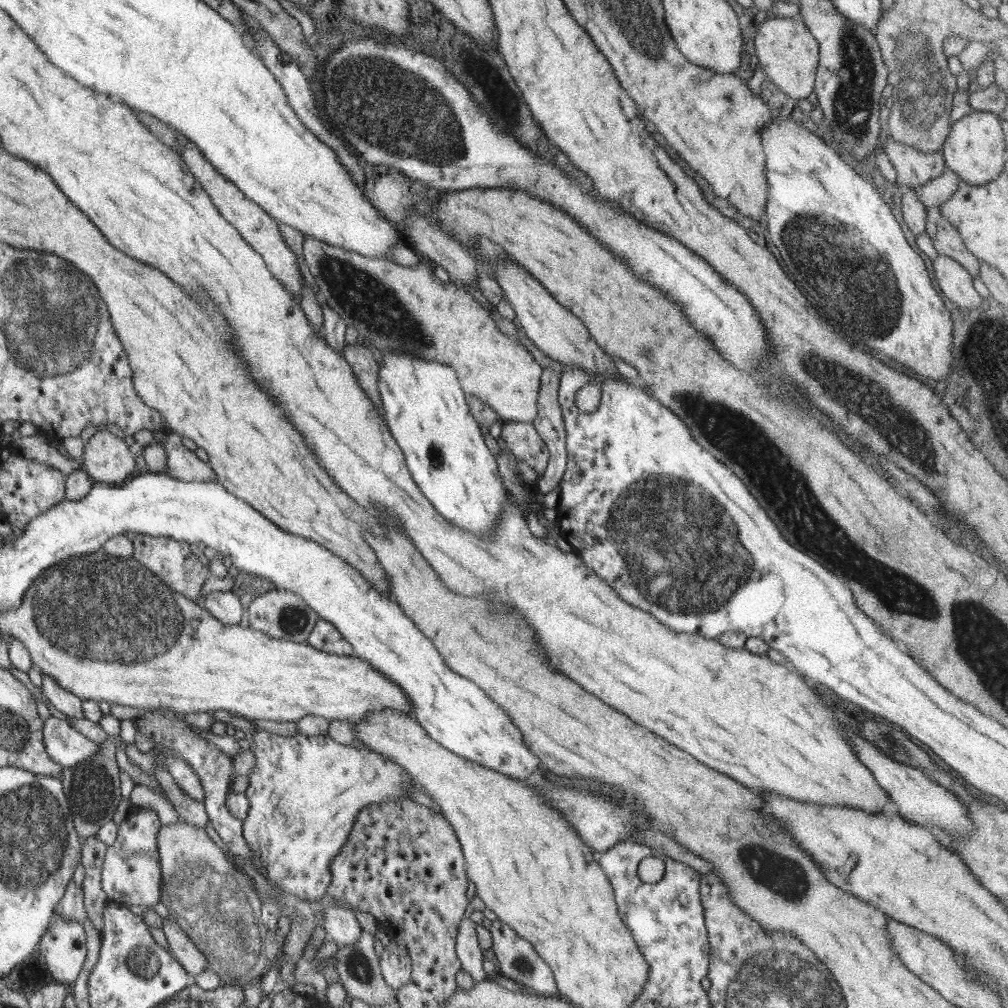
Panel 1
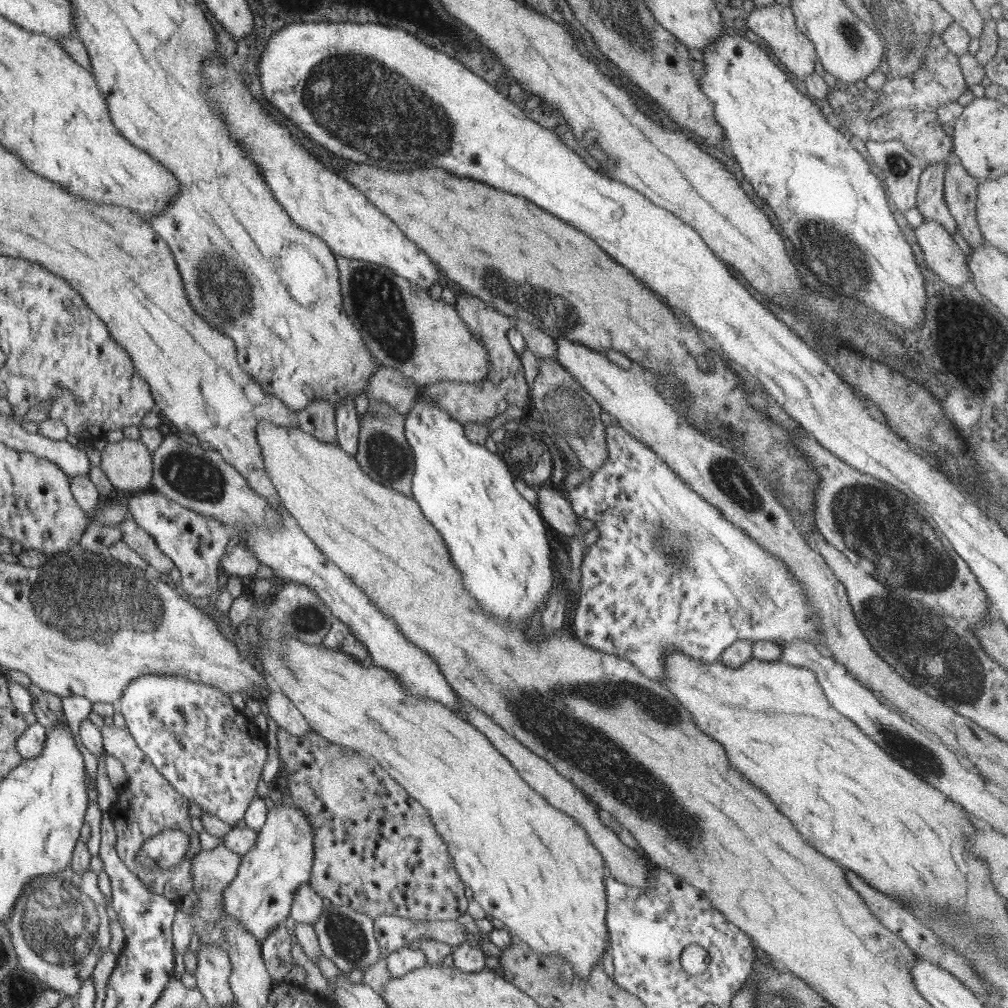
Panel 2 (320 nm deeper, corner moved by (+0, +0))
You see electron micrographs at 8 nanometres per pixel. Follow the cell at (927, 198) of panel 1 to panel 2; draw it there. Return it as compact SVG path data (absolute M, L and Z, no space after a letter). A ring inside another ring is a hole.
M948 162L944 184L945 201L957 222L957 228L971 248L984 245L985 242L976 220L976 198L980 182L960 162Z

